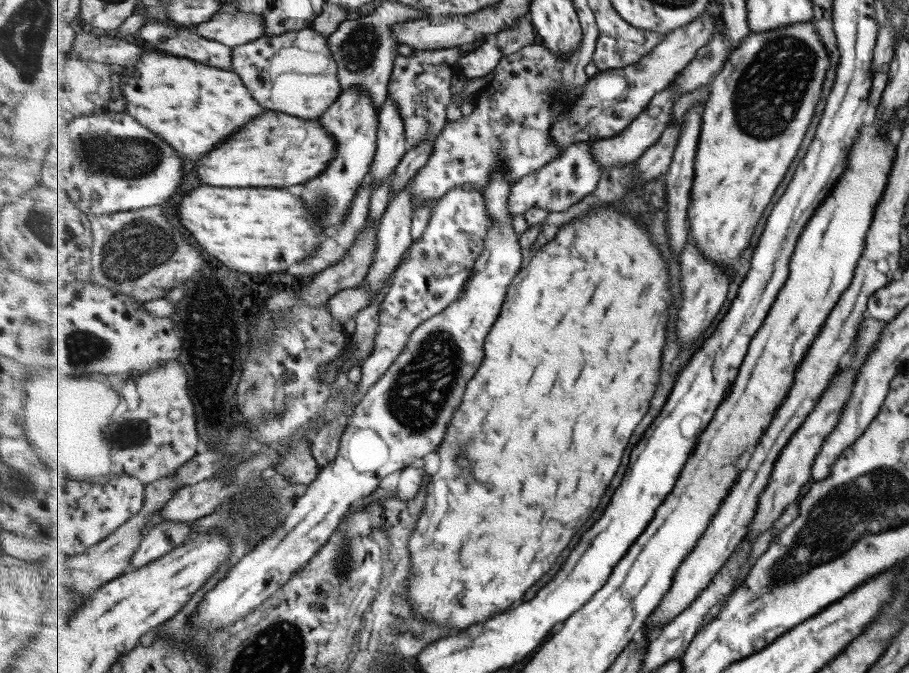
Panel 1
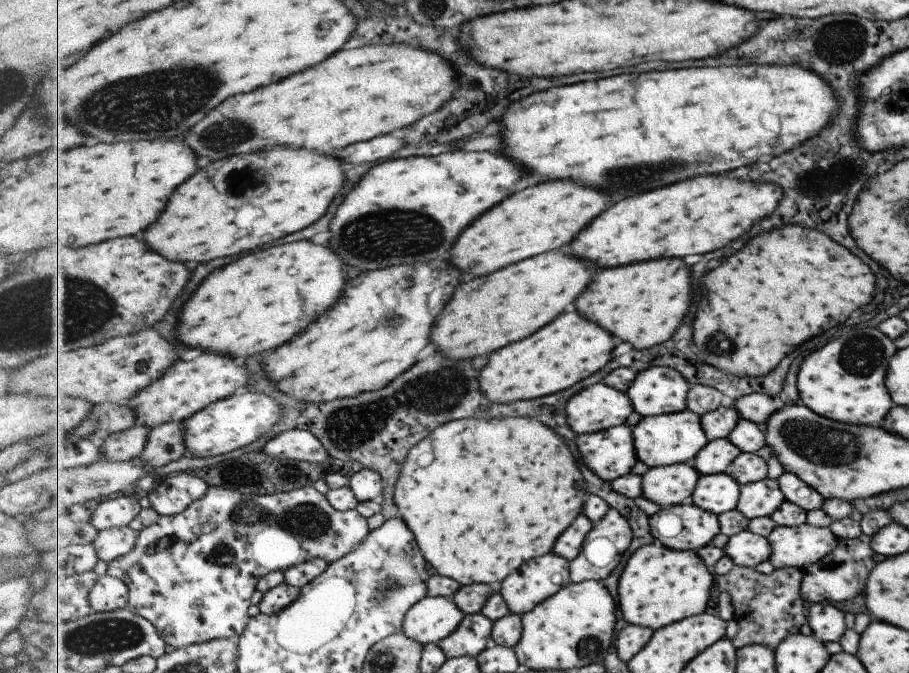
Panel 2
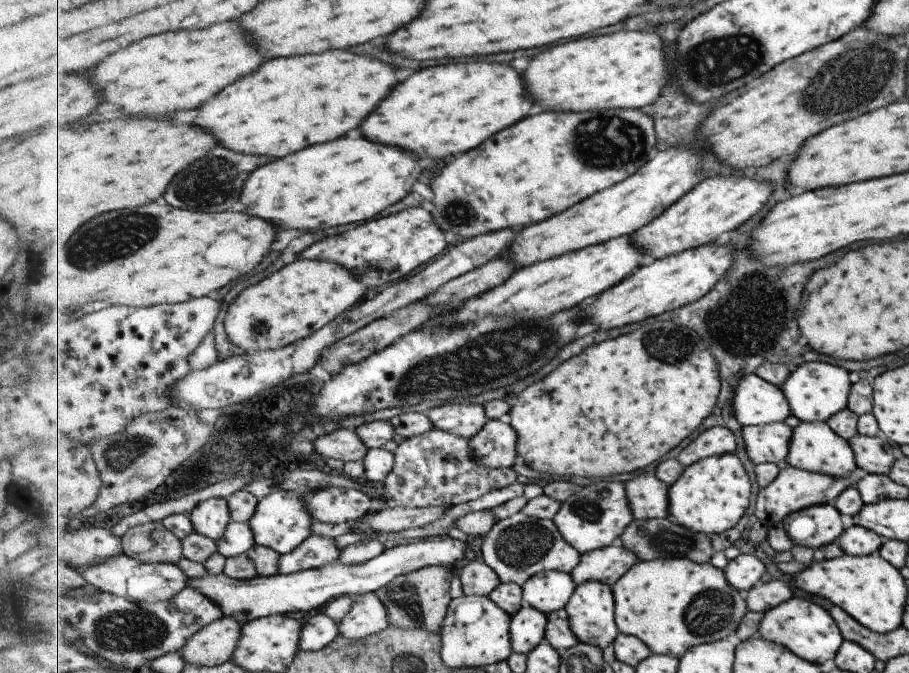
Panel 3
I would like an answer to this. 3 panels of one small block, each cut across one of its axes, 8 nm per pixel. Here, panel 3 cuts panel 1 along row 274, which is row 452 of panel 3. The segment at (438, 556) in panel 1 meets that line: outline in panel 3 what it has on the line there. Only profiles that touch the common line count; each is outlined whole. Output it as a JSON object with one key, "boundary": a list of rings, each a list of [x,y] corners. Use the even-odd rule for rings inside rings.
{"boundary":[[[653,320],[637,332],[594,344],[581,356],[561,364],[547,378],[528,386],[511,407],[510,425],[518,432],[518,456],[537,472],[609,478],[613,474],[643,470],[667,456],[713,414],[721,392],[720,366],[707,350],[703,337],[675,320]]]}

